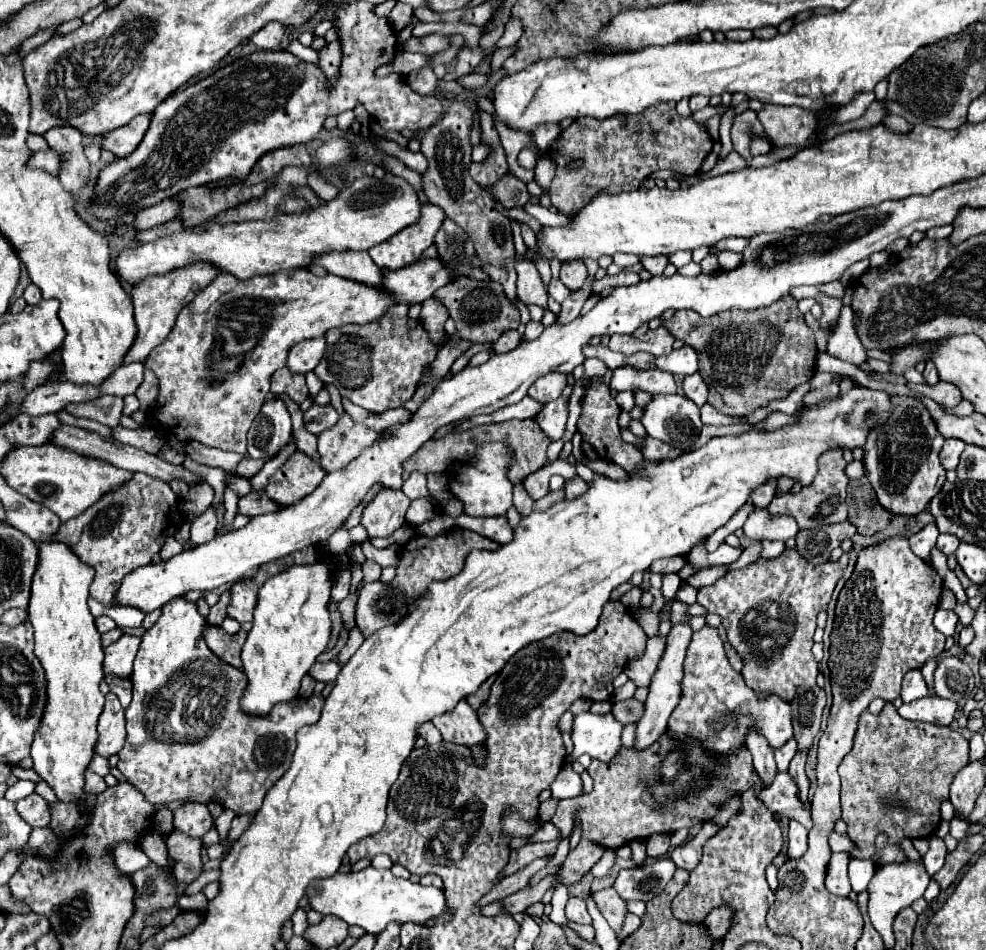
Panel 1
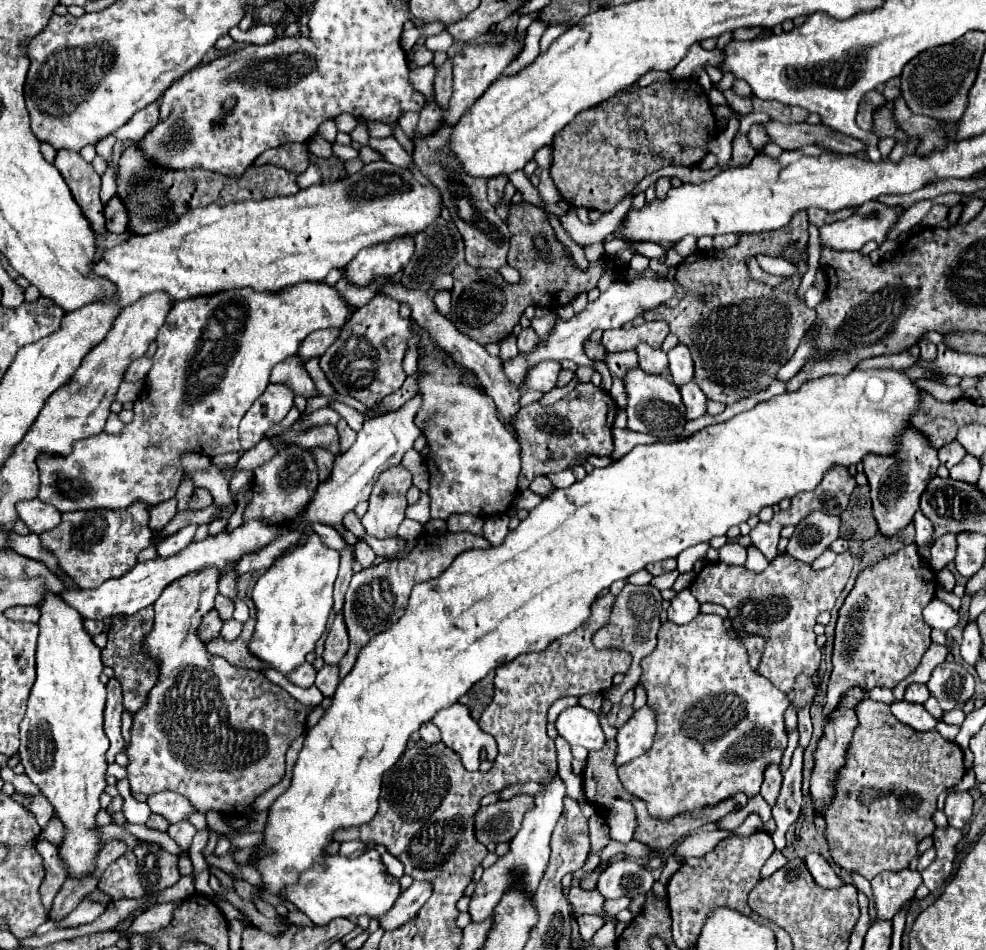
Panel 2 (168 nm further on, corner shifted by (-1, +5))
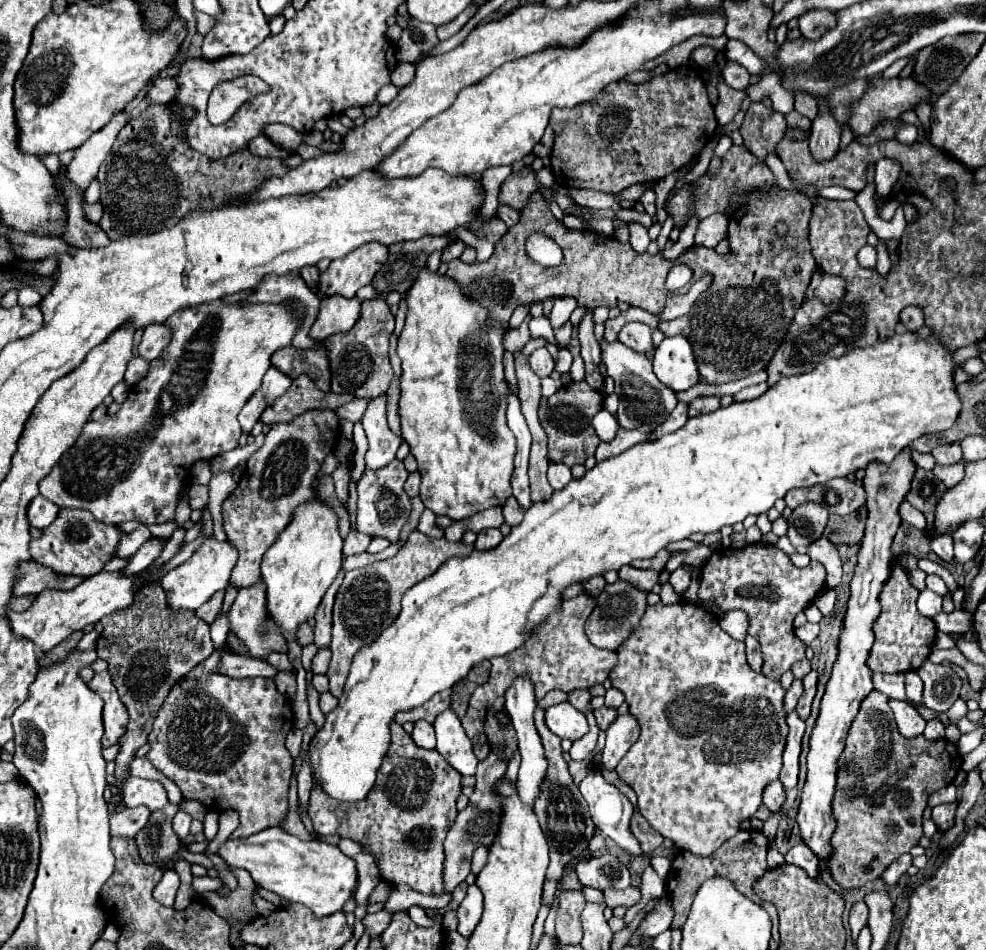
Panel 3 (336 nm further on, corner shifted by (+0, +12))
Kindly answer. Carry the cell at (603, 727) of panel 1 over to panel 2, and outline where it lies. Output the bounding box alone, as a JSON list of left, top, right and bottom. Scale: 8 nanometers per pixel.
[556,706,604,752]

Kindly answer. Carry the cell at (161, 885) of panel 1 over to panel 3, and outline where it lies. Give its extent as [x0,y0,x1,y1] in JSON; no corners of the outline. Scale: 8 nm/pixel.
[135,803,181,867]

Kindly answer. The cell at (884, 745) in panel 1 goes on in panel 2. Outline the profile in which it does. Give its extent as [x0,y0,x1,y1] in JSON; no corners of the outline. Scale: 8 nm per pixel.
[824,698,966,880]

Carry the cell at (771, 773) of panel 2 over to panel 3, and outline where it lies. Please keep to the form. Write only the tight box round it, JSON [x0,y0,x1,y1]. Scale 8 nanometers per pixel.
[763,781,785,811]

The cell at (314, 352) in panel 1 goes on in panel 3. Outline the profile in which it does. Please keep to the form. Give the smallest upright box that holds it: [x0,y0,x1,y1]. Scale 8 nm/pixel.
[311,297,361,343]

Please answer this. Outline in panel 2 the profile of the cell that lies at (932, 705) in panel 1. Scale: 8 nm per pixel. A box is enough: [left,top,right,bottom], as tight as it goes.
[892,700,938,732]

